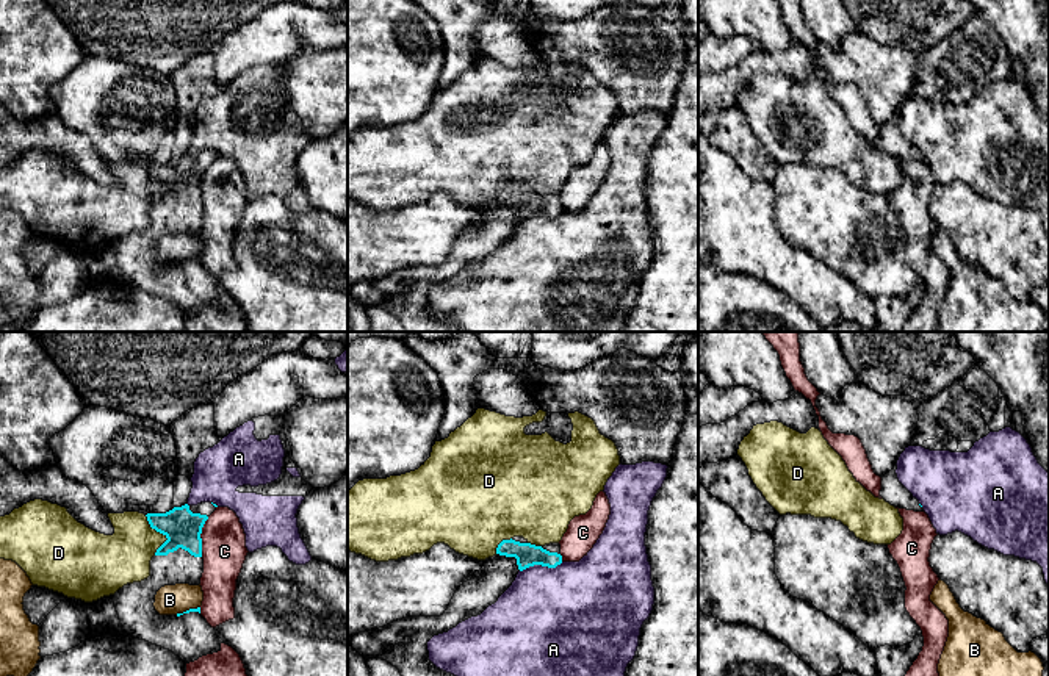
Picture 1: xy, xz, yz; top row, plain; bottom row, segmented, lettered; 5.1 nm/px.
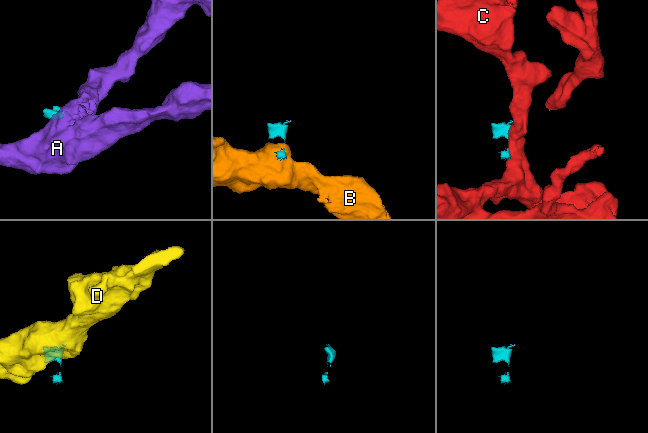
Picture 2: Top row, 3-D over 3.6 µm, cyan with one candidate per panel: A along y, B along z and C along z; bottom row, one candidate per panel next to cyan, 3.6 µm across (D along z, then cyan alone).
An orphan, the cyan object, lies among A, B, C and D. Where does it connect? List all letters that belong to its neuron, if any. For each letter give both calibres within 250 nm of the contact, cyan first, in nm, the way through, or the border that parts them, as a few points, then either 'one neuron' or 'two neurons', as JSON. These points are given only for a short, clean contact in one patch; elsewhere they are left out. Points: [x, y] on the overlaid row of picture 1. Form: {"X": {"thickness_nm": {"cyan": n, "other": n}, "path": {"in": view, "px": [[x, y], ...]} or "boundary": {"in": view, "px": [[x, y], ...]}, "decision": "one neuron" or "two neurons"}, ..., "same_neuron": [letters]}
{"A": {"thickness_nm": {"cyan": 120, "other": 460}, "boundary": {"in": "xz", "px": [[562, 562], [555, 567], [529, 565], [520, 571]]}, "decision": "two neurons"}, "B": {"thickness_nm": {"cyan": 20, "other": 160}, "boundary": {"in": "xy", "px": [[199, 606], [176, 614]]}, "decision": "two neurons"}, "C": {"thickness_nm": {"cyan": 190, "other": 220}, "decision": "two neurons"}, "D": {"thickness_nm": {"cyan": 190, "other": 280}, "boundary": {"in": "xy", "px": [[144, 515], [147, 523], [166, 539], [155, 554]]}, "decision": "two neurons"}, "same_neuron": []}

